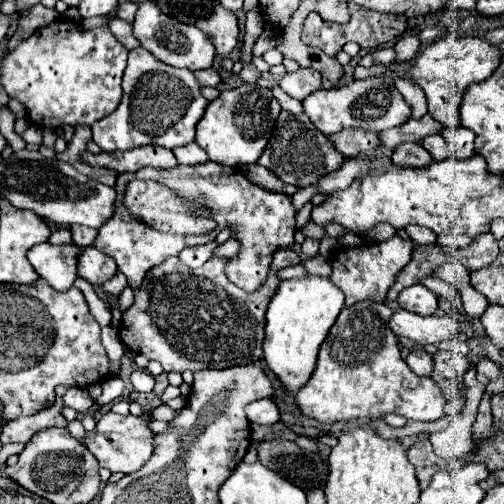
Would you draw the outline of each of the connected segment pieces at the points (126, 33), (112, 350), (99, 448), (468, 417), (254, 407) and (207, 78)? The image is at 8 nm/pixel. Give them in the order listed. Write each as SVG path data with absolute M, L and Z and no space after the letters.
M115 16L115 18L111 18L111 20L109 20L109 24L107 24L107 26L111 28L111 32L115 34L115 38L117 38L125 48L133 50L135 46L139 46L139 44L137 44L137 40L135 40L135 36L133 36L133 28L131 28L131 24L129 24L129 22L119 20L119 18Z
M110 325L102 327L101 341L109 360L111 360L111 370L113 370L111 377L117 378L119 376L121 358L124 355L124 345L118 331Z
M107 412L97 422L97 428L93 432L87 432L85 446L99 460L101 468L107 468L111 472L131 474L135 470L139 470L149 460L149 456L153 454L151 438L153 438L153 434L149 430L149 424L143 422L143 418L137 418L137 416L131 416L131 414L123 418L119 414Z
M463 346L459 352L469 360L469 368L463 378L463 382L467 386L467 404L465 404L459 420L455 420L447 430L441 430L441 432L435 432L429 436L435 454L445 460L457 460L471 452L471 444L473 444L471 442L471 426L475 422L477 406L485 392L485 386L481 386L477 382L477 364L471 360L469 348Z
M263 398L263 400L255 400L253 404L249 404L245 408L247 412L247 418L255 424L263 424L263 426L271 426L279 420L279 410L275 406L273 400L269 398Z
M209 68L209 70L197 70L195 76L197 76L197 80L199 80L201 86L213 86L213 88L217 88L217 86L221 84L221 80L223 80L221 74L219 74L215 68Z

